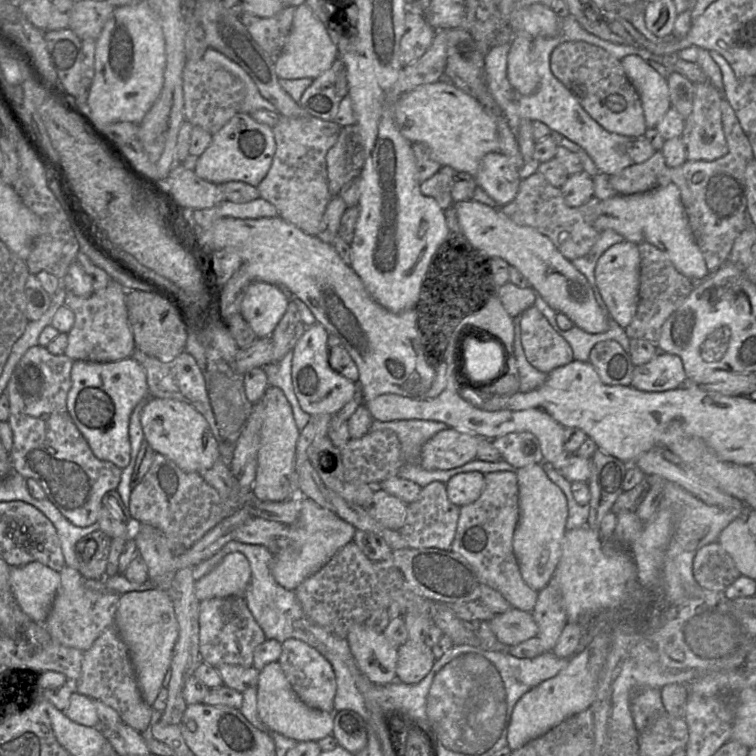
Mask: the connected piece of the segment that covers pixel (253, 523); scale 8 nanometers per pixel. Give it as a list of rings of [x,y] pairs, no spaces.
[[[250,518],[236,532],[235,541],[263,545],[275,554],[287,544],[288,525],[263,518]]]

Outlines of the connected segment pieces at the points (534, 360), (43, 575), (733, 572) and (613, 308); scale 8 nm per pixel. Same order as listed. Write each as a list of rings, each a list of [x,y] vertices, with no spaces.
[[[535,306],[522,313],[521,342],[529,363],[547,375],[574,360],[570,344],[554,330],[547,318]]]
[[[39,563],[10,567],[9,584],[20,609],[35,623],[44,623],[52,607],[60,574]]]
[[[718,543],[701,548],[694,558],[694,576],[705,589],[724,593],[740,576],[732,557]]]
[[[624,240],[608,248],[597,262],[595,278],[609,316],[622,328],[626,329],[633,320],[638,306],[640,285],[640,253],[638,245]]]

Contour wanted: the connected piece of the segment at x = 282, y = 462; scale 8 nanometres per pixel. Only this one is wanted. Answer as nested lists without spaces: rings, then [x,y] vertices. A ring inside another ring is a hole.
[[[268,386],[261,400],[264,406],[264,422],[257,455],[256,477],[251,491],[262,501],[282,502],[288,500],[299,487],[299,476],[295,473],[295,456],[300,431],[291,405],[279,387]]]

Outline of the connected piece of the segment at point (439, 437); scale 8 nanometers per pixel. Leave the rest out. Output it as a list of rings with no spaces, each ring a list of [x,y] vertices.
[[[448,428],[436,433],[432,438],[430,438],[422,447],[421,450],[421,466],[425,470],[449,470],[458,468],[465,465],[466,463],[475,460],[477,455],[477,448],[480,441],[485,438],[480,438],[476,435],[469,433],[460,433],[453,428]]]

